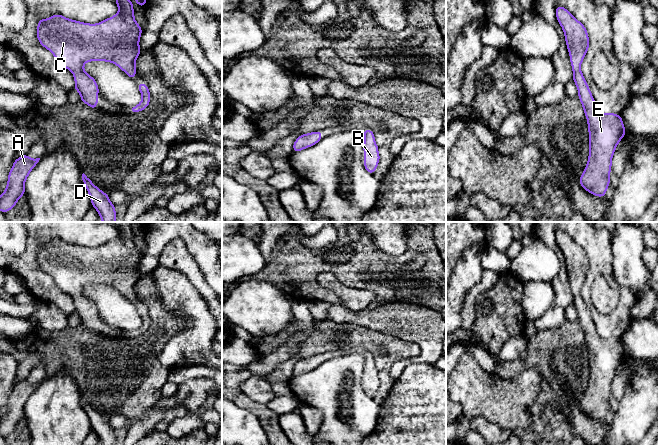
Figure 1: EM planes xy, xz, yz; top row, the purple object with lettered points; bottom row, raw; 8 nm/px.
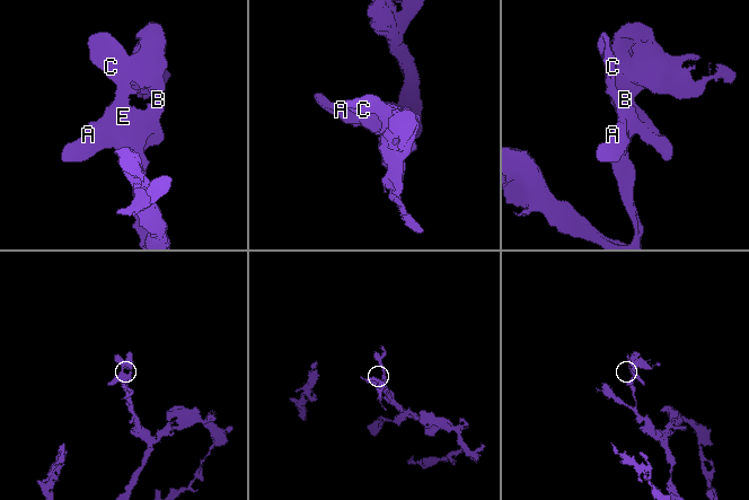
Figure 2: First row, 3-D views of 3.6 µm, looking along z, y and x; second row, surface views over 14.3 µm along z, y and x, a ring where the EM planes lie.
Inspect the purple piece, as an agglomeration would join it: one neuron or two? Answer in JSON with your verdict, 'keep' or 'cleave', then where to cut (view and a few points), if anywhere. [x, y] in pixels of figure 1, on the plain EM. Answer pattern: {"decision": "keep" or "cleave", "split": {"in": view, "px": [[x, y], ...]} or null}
{"decision": "keep", "split": null}

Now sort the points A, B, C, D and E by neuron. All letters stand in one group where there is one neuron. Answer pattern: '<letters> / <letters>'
A B C D E

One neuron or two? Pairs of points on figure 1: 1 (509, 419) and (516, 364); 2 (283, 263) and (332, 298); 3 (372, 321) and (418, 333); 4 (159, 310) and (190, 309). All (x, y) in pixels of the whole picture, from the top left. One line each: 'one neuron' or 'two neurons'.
1: two neurons
2: one neuron
3: one neuron
4: two neurons

